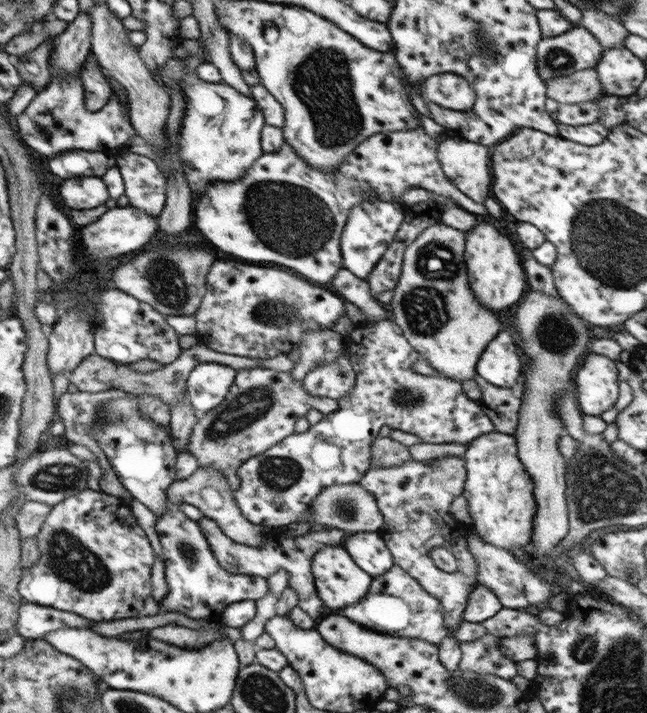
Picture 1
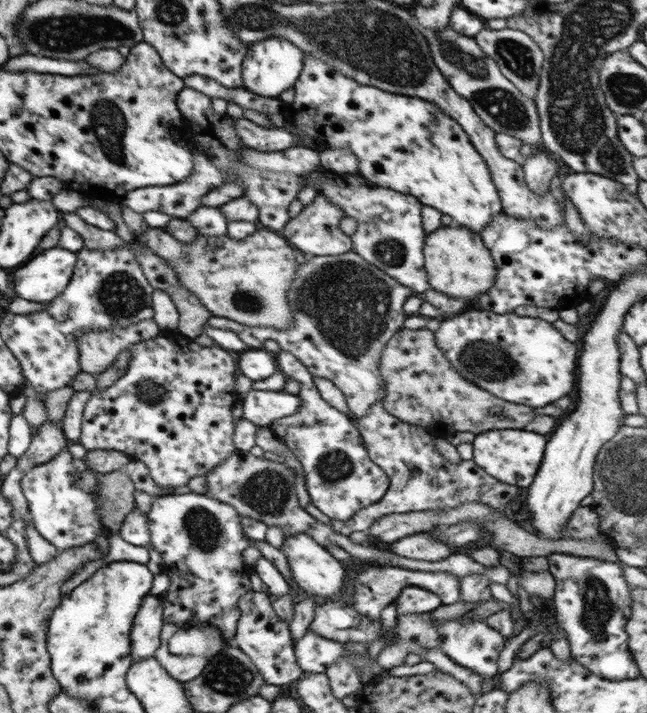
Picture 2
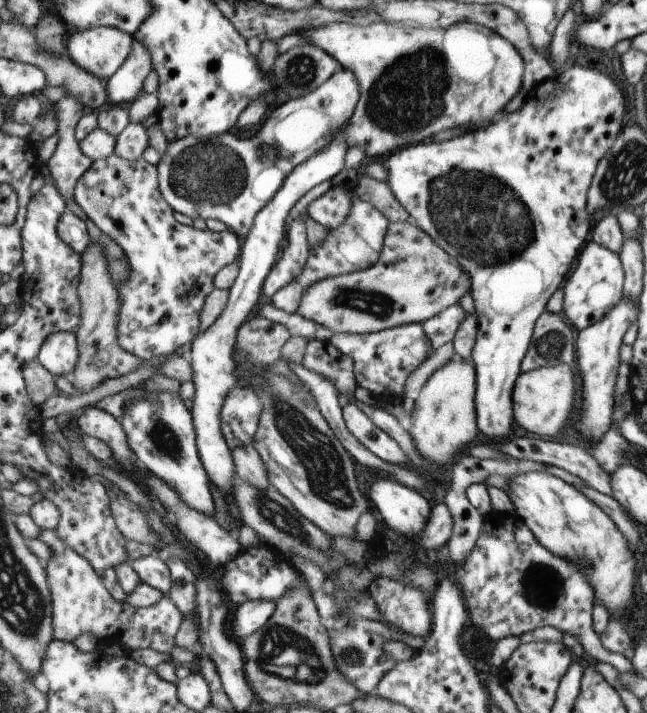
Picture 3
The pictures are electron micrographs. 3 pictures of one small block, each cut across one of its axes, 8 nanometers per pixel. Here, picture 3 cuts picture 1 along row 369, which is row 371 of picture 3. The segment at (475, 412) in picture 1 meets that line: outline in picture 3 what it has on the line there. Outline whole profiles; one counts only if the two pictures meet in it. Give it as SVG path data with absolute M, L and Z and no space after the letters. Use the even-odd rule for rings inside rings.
M421 323L391 327L366 335L335 333L327 341L337 352L350 357L357 386L369 390L376 399L403 399L407 377L433 353L429 338L425 338L422 332Z

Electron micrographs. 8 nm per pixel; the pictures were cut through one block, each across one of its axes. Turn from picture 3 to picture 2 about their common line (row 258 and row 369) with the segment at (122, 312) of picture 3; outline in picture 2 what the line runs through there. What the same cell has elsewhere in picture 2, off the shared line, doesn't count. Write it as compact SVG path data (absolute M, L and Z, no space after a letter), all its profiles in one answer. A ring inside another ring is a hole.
M177 330L163 331L153 339L140 341L130 347L130 359L126 366L123 376L120 376L112 385L102 391L95 390L91 393L89 400L85 403L82 412L82 421L80 424L79 438L73 440L79 443L88 451L92 450L115 450L127 455L129 458L141 461L148 469L149 478L162 489L175 489L183 491L189 478L195 476L207 476L207 472L212 470L225 460L231 453L237 452L232 443L233 419L231 415L231 407L238 401L237 392L234 389L234 374L237 370L236 356L227 350L223 350L215 345L211 347L201 347L194 344L191 340L180 335Z

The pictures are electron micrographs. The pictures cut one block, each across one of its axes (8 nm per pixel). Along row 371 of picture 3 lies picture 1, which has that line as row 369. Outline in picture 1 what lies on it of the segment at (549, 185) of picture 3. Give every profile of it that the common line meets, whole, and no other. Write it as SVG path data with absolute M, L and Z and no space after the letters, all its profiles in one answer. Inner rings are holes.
M499 332L479 355L475 373L493 386L508 389L517 381L520 367L520 353L509 332Z

